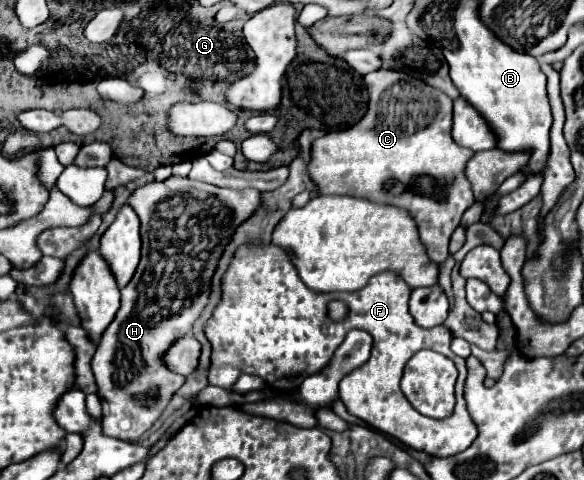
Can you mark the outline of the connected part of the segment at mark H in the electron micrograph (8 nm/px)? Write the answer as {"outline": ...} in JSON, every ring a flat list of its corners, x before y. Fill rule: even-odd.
{"outline":[[169,176,163,182,149,182,129,196,127,202,141,220,141,262,131,282,125,288,121,288,121,308,115,320,103,332,91,362,99,388,97,394,103,406,101,424,107,436,125,442,139,440,161,416,173,392,183,386,185,376,177,376,169,372,165,366,161,366,161,350,173,344,179,336,185,336,191,330,193,322,199,318,201,310,209,300,209,280,223,254,223,248,231,240,233,228,247,220,249,212,257,208,257,196,259,192,255,188,231,190,181,176]]}

